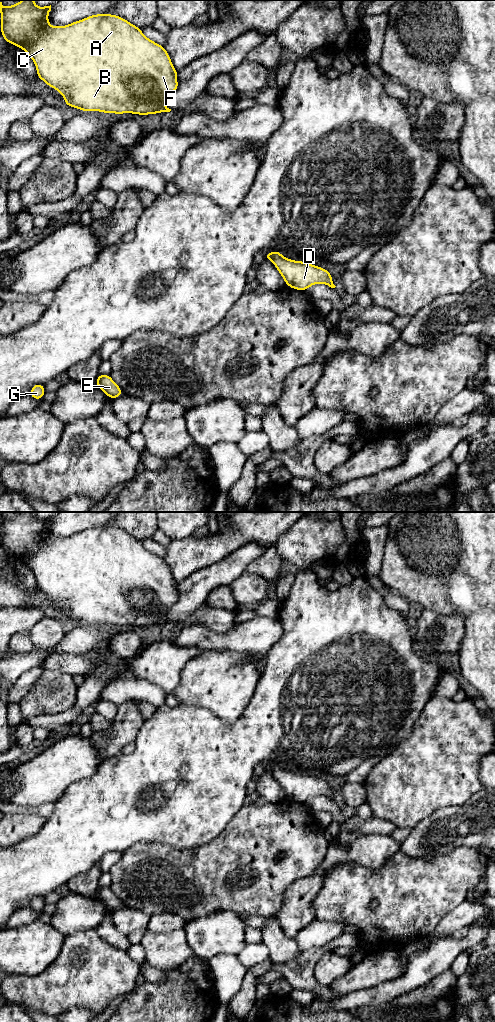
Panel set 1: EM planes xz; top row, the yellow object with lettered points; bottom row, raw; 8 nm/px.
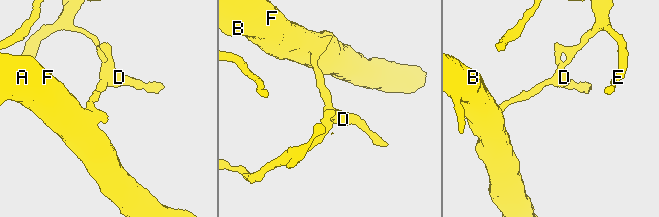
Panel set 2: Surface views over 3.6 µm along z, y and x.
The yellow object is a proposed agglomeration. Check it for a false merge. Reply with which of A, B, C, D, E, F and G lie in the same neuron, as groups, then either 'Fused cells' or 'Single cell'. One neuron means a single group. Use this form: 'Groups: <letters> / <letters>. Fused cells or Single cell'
Groups: A B C D F / E G. Fused cells

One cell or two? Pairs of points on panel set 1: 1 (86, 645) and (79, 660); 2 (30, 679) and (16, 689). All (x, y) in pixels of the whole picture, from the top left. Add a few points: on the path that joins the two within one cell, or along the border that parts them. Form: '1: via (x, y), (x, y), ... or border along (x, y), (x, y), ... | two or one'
1: border along (59, 652), (91, 653), (94, 655) | two
2: via (27, 680), (19, 688) | one

